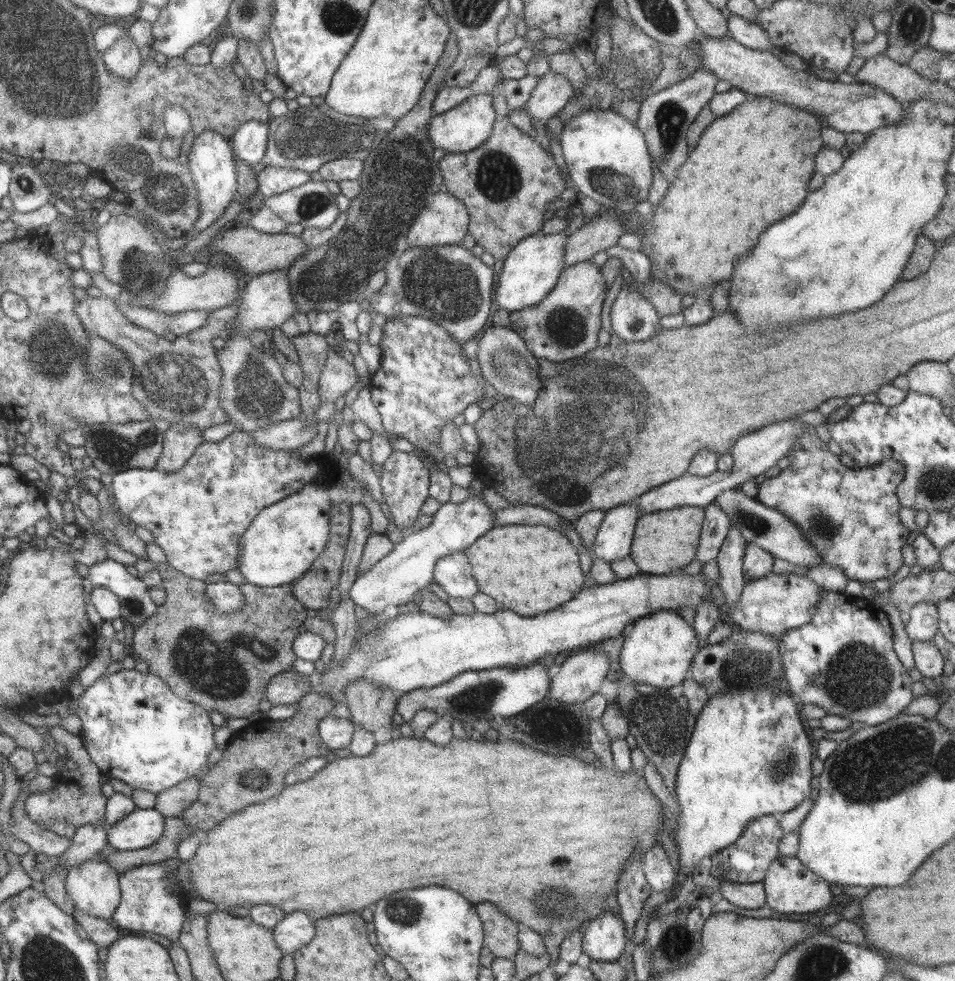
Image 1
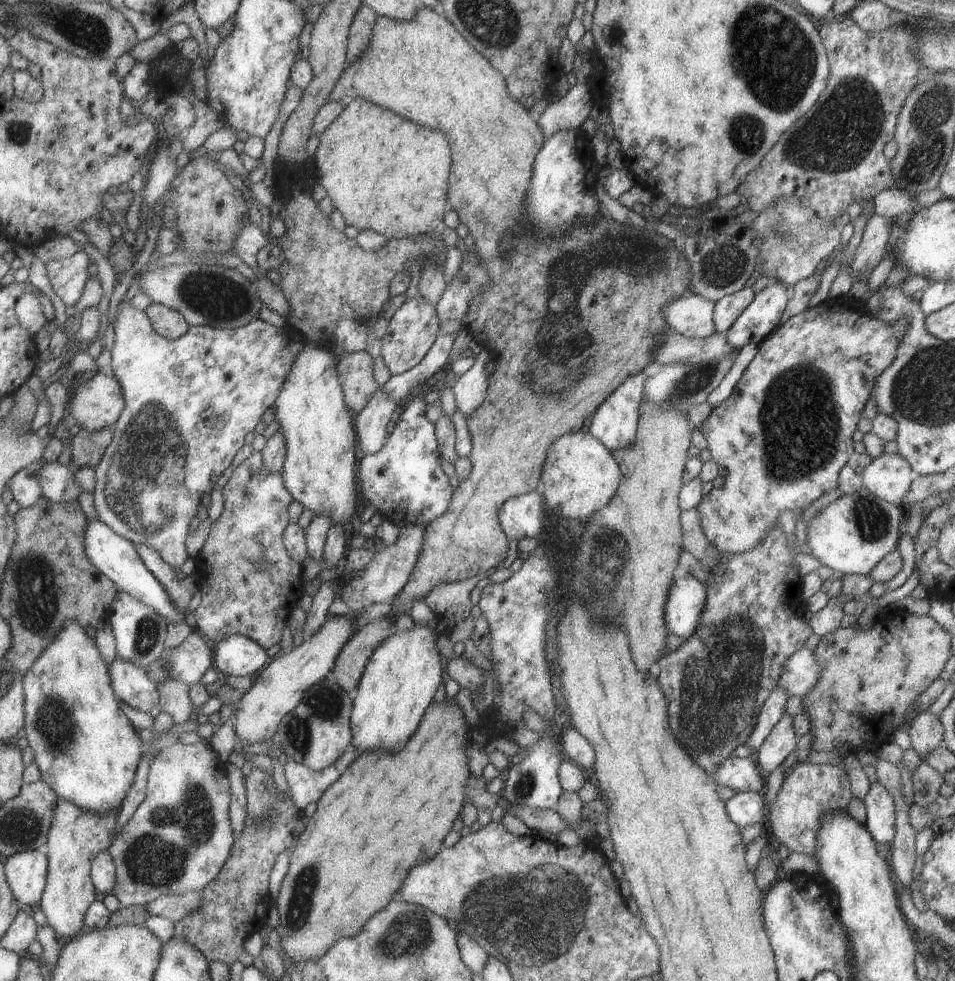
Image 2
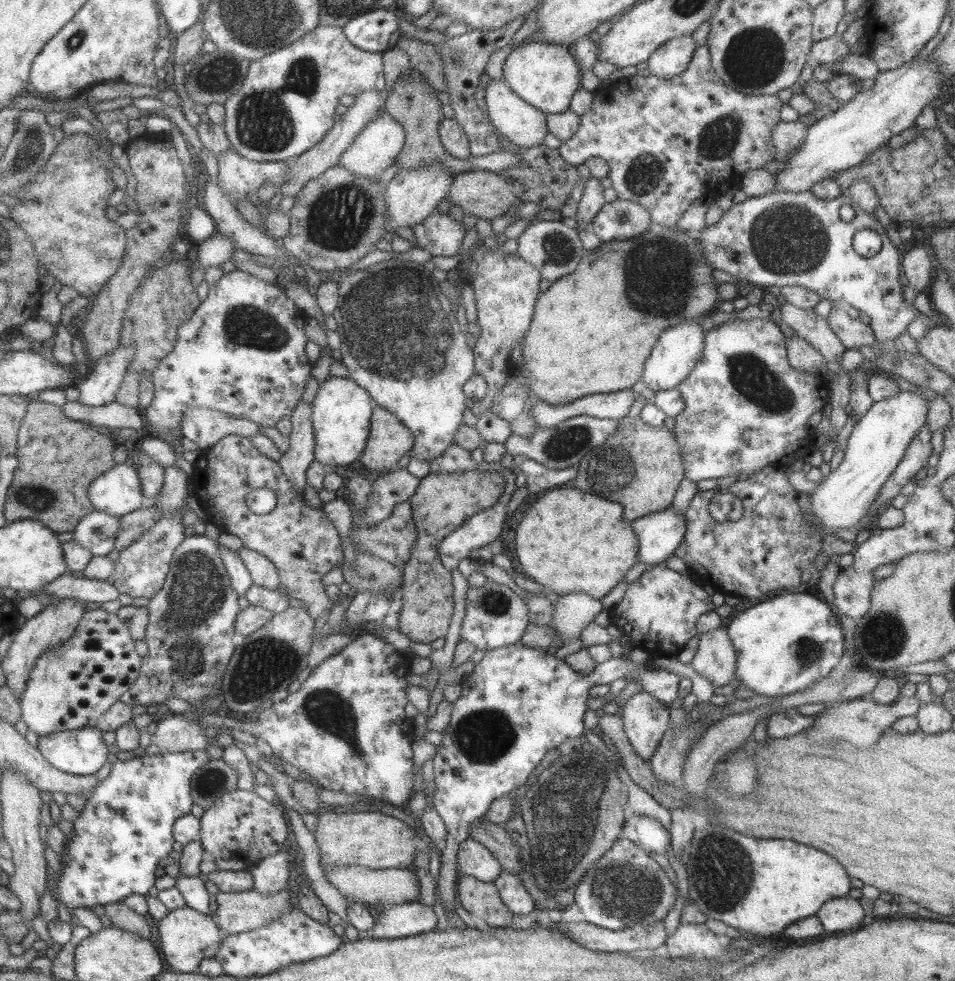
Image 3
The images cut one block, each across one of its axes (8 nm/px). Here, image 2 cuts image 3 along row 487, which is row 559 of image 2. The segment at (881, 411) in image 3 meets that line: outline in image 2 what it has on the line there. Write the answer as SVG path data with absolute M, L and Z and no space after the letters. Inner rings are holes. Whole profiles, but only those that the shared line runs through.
M863 486L853 494L841 494L807 521L805 545L822 566L827 566L835 575L867 575L887 554L897 547L899 526L906 515L904 506L891 504L871 494Z

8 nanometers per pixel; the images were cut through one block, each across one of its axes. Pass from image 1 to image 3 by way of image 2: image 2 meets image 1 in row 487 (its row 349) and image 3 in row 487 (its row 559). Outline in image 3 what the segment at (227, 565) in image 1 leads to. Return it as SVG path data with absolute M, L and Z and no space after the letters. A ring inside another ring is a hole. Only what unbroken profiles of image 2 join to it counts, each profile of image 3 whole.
M175 464L164 467L163 487L154 500L146 502L160 513L159 519L151 527L143 530L129 546L120 551L117 561L113 562L113 574L109 580L121 594L127 594L132 598L149 599L161 588L168 573L173 552L185 538L180 511L185 506L189 506L192 497L187 492L188 482L189 477Z

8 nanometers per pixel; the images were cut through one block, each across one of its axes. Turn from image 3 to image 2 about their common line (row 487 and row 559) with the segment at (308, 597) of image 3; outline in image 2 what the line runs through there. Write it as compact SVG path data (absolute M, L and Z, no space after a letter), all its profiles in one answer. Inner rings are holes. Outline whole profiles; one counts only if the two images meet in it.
M252 451L241 464L234 467L221 488L223 510L213 521L209 538L193 558L193 574L200 592L200 603L193 611L195 624L201 634L213 642L231 634L241 634L268 651L270 646L279 642L287 616L300 599L304 584L301 565L287 554L282 542L283 529L289 524L287 506L292 496L285 490L281 473L267 472L263 468L261 453L256 451Z

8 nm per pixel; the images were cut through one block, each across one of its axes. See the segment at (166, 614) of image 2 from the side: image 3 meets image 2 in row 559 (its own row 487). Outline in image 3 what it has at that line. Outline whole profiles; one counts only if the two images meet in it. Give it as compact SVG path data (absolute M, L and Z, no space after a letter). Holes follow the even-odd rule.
M131 446L129 456L121 464L113 465L91 481L87 495L92 511L122 517L146 503L141 495L137 468L130 455Z

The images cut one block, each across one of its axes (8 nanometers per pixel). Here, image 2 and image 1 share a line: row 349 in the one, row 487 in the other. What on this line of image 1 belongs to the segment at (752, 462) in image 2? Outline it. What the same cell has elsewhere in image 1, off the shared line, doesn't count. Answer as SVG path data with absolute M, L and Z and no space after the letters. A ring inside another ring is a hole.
M808 424L802 429L802 436L785 457L789 465L781 469L778 475L765 478L758 484L756 500L789 517L801 531L801 535L815 547L821 562L839 567L848 579L858 582L877 578L891 579L903 564L901 548L912 536L897 515L902 508L896 494L904 476L903 465L897 460L887 458L870 467L848 468L839 461L837 455L827 449L826 443L816 436Z

